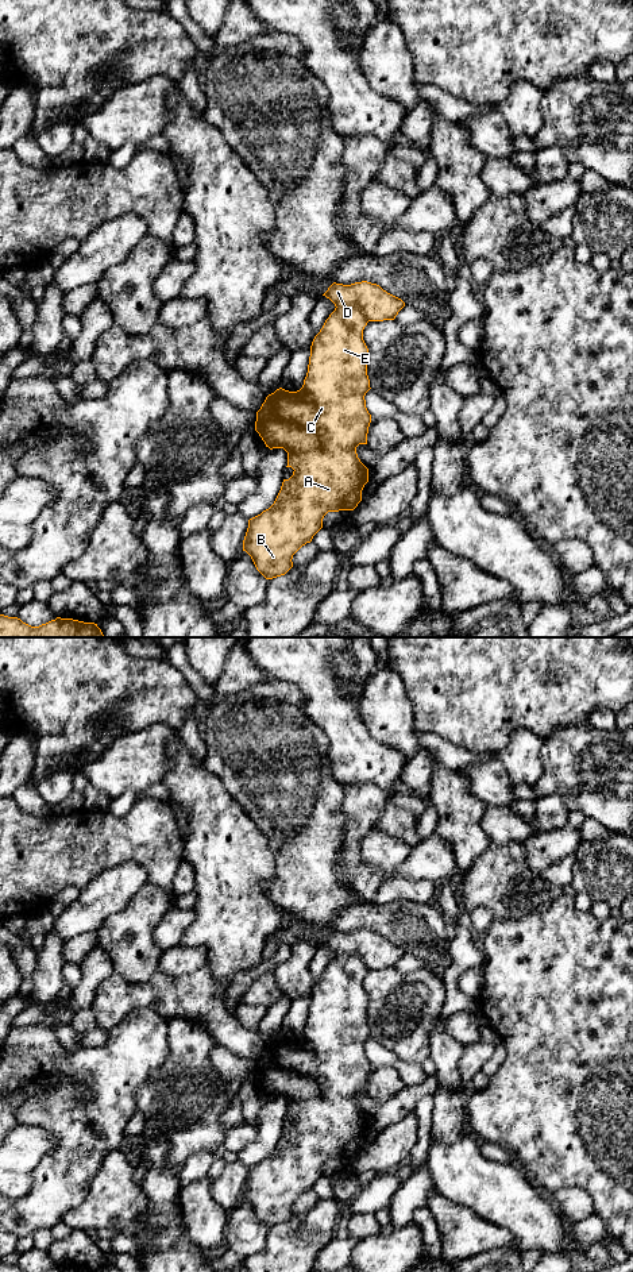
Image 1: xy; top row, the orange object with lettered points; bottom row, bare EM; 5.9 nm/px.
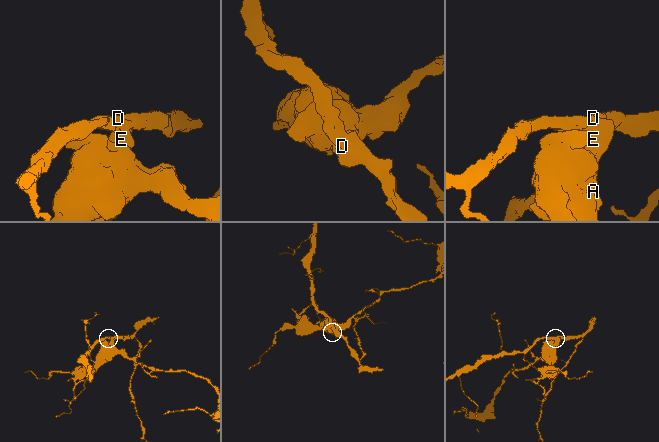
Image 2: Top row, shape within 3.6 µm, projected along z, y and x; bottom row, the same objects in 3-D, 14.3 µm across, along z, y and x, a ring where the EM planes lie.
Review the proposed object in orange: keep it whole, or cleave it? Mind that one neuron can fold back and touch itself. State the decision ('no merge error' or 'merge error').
merge error

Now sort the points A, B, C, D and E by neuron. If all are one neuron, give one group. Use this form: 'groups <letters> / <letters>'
groups A B C E / D

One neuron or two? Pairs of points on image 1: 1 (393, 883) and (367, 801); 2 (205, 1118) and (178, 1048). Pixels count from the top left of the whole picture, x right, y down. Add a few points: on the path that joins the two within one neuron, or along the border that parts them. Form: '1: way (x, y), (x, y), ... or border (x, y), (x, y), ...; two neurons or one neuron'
1: border (388, 878), (378, 887), (371, 901); two neurons
2: way (188, 1101), (188, 1066); one neuron

